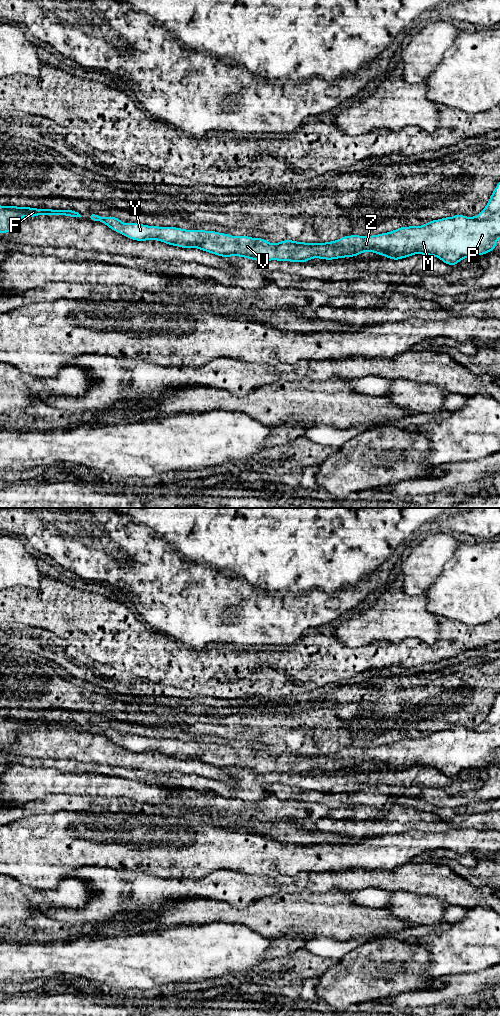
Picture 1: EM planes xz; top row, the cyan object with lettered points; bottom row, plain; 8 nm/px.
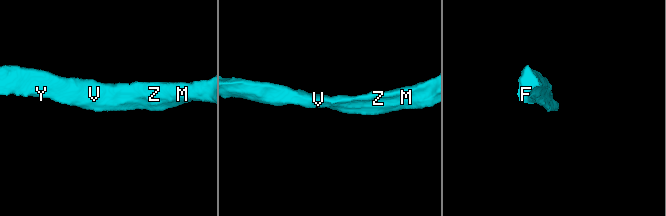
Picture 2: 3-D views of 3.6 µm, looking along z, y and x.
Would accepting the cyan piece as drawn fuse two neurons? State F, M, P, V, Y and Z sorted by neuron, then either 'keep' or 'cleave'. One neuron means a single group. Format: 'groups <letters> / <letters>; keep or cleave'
groups F M P V Y Z; keep

